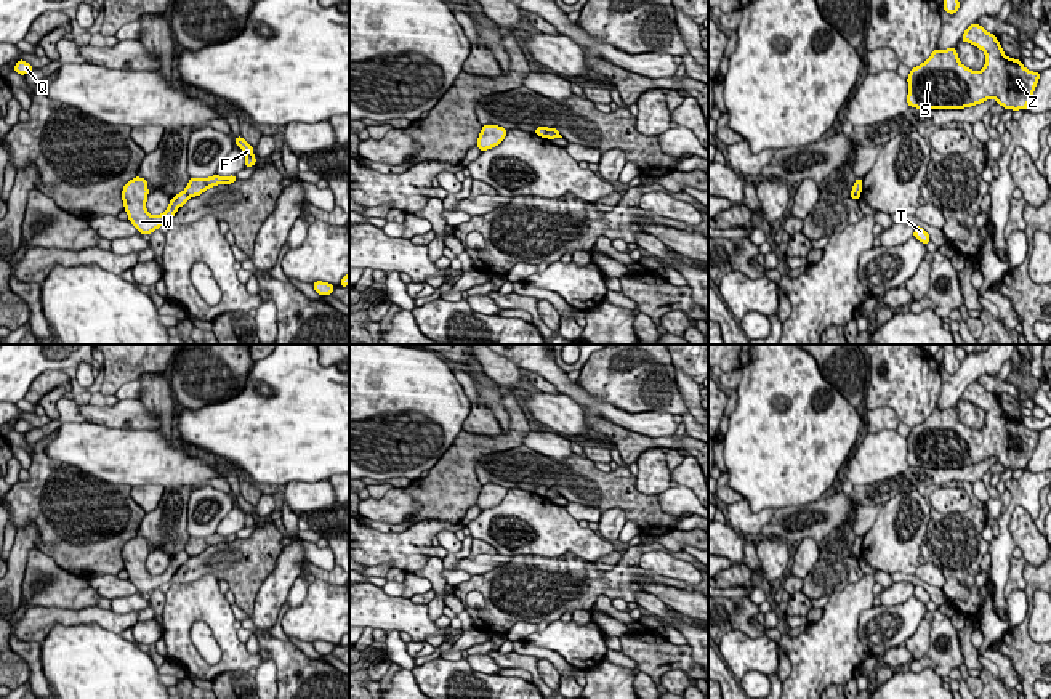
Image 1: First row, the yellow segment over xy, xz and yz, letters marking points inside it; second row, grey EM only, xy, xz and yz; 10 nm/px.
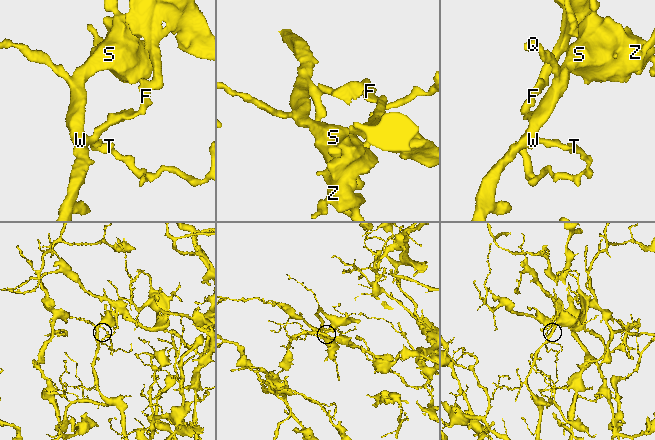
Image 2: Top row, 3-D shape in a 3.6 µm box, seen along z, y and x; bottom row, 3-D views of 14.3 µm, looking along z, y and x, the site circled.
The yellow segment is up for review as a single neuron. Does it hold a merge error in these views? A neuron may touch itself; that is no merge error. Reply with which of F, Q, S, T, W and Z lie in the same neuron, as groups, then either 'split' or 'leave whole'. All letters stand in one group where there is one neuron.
F / Q S T W Z; split

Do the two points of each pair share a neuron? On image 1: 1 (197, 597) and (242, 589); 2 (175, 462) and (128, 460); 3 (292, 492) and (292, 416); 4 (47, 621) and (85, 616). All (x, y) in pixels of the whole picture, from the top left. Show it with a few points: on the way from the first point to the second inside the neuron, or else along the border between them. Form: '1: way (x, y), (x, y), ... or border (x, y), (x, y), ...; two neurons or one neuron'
1: border (218, 577), (204, 574), (181, 584); two neurons
2: way (164, 462), (140, 460); one neuron
3: border (327, 478), (289, 481), (284, 486); two neurons
4: way (56, 616), (76, 616); one neuron

